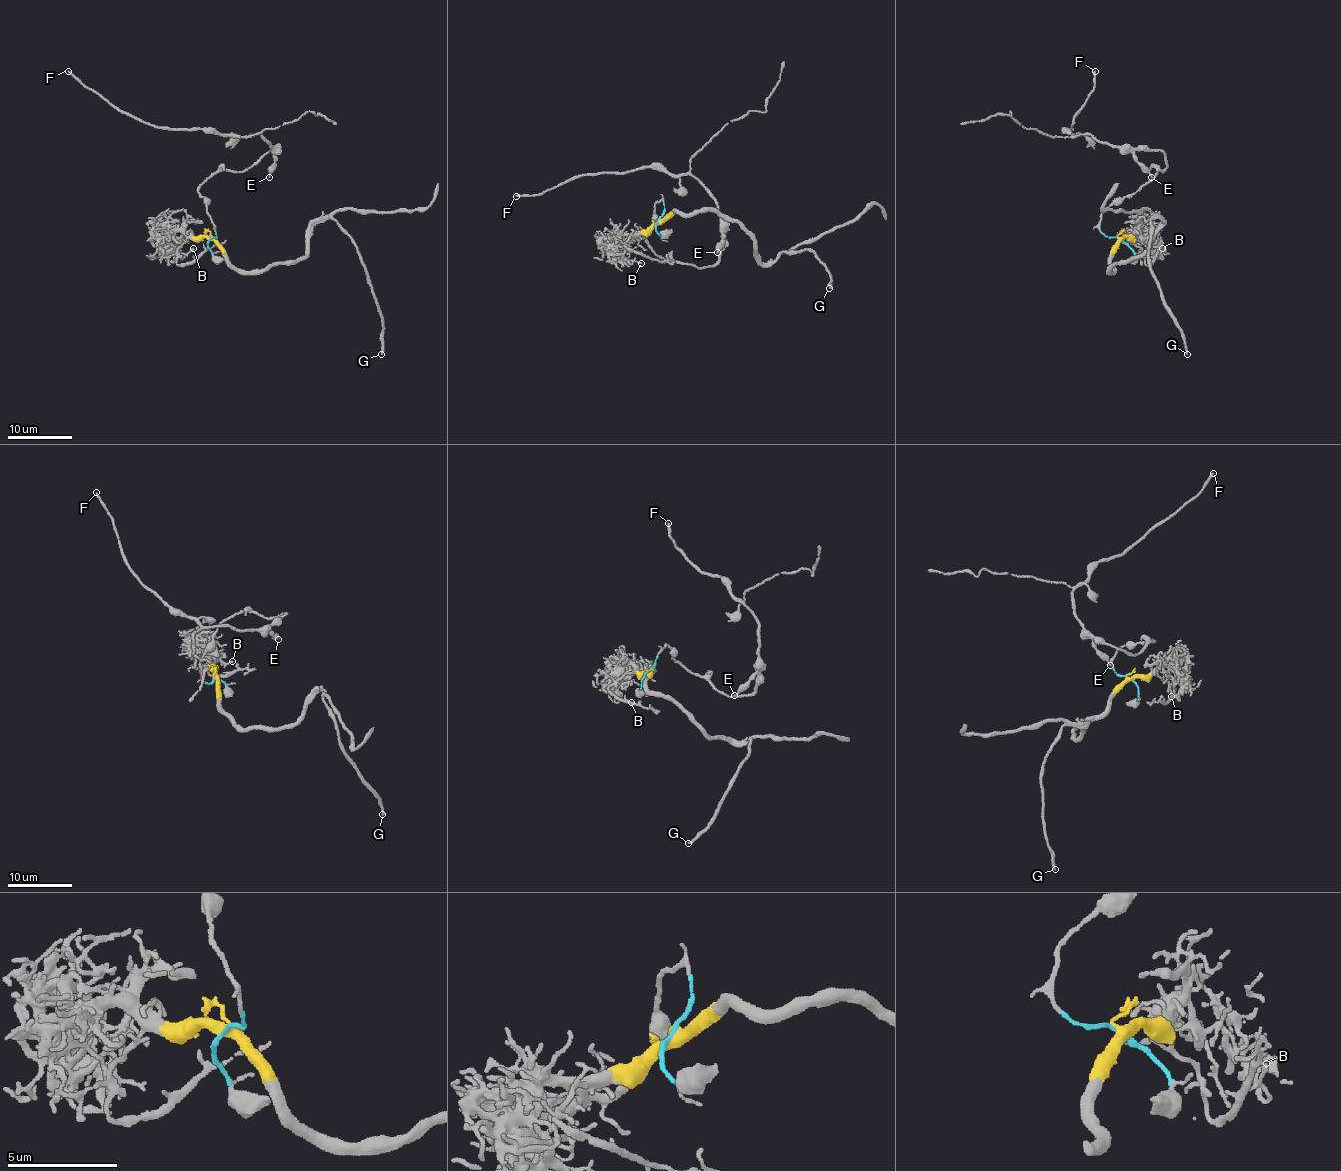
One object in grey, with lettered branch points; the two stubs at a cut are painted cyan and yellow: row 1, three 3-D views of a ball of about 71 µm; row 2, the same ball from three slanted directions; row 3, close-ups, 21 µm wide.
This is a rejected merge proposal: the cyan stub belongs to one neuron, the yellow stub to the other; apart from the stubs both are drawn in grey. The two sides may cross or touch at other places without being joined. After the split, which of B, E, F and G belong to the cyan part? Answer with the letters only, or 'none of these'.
E, F

